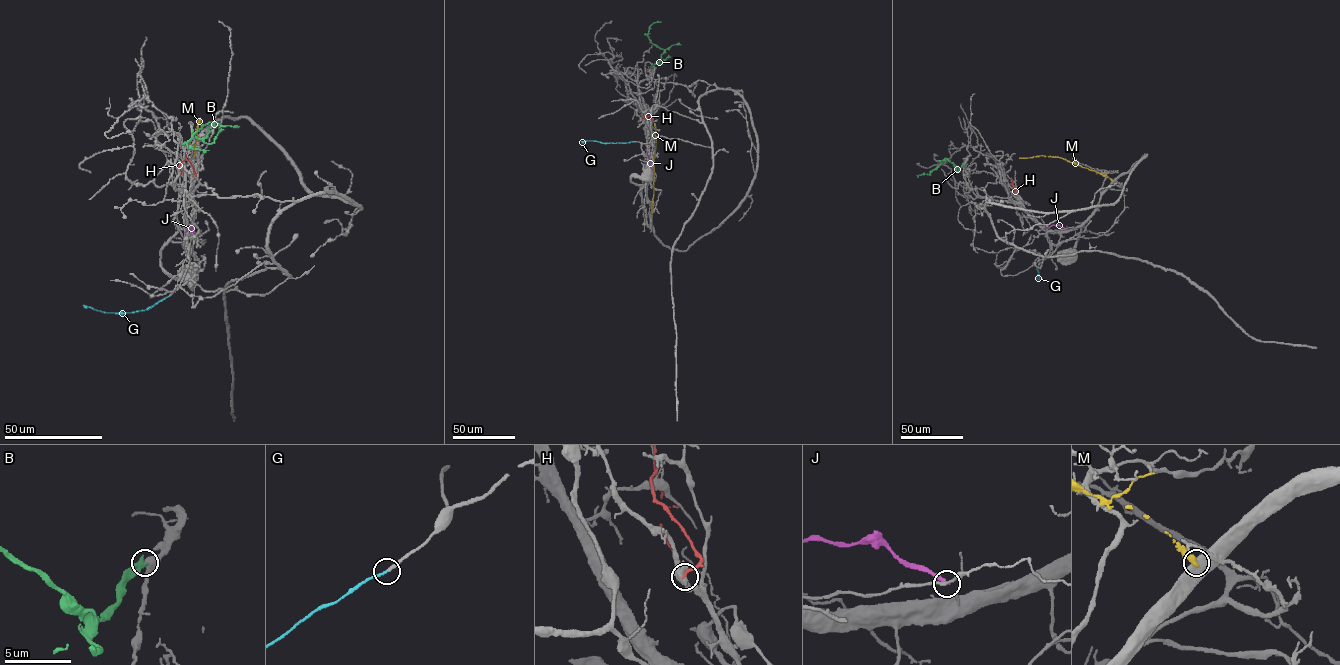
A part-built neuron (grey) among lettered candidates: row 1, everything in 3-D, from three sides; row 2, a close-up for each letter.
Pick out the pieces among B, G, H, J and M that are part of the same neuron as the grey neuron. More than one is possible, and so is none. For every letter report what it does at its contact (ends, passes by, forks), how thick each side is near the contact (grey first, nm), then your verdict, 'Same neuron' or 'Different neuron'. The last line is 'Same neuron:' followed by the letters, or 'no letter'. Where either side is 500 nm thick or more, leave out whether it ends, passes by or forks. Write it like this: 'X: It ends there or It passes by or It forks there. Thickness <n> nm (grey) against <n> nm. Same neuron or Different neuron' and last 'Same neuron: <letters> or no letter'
B: It ends there. Thickness 480 nm (grey) against 420 nm. Different neuron
G: It ends there. Thickness 200 nm (grey) against 160 nm. Same neuron
H: It ends there. Thickness 460 nm (grey) against 200 nm. Different neuron
J: It ends there. Thickness 190 nm (grey) against 200 nm. Different neuron
M: Thickness 750 nm (grey) against 300 nm. Different neuron
Same neuron: G

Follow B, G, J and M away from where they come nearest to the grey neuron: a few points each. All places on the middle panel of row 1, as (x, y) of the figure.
B: (651, 68), (661, 58), (664, 50), (653, 44), (647, 35), (650, 26), (661, 22)
G: (636, 141), (581, 141)
J: (652, 169), (646, 148)
M: (651, 216), (654, 123)

